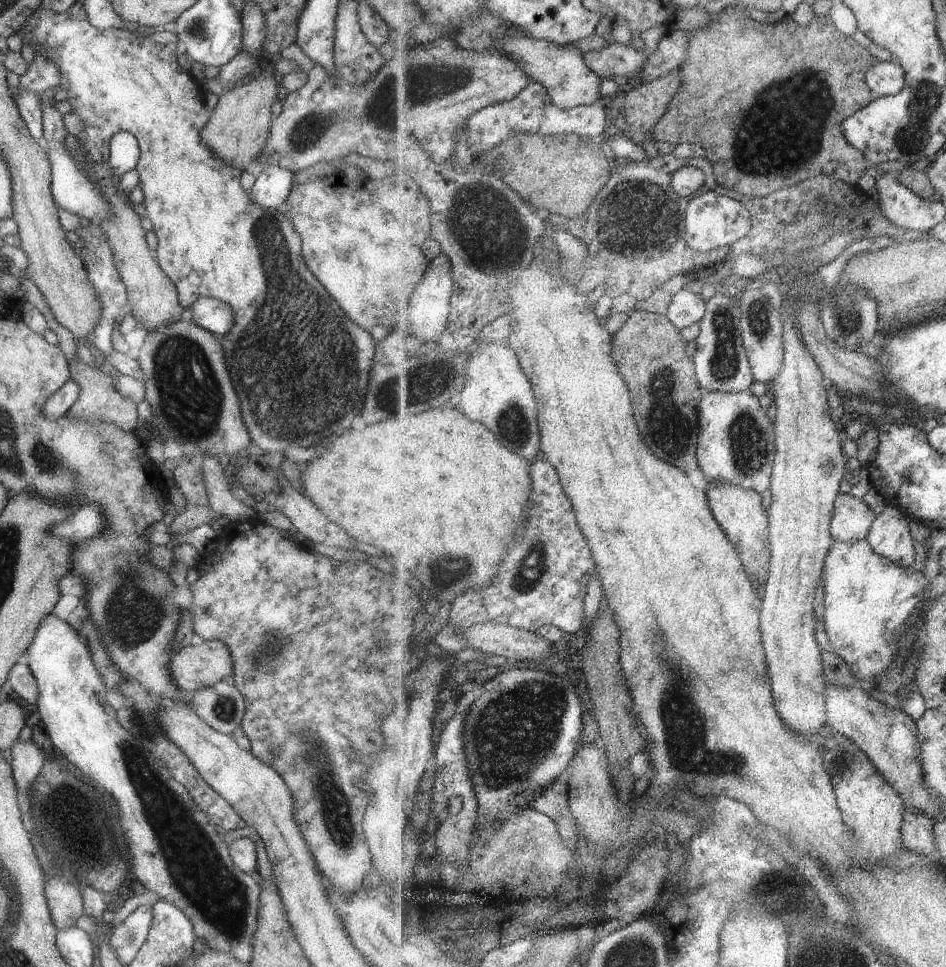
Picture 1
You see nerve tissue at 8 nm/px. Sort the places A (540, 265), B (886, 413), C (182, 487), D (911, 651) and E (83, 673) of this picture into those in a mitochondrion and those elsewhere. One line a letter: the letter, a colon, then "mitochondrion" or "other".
A: other
B: other
C: other
D: other
E: other

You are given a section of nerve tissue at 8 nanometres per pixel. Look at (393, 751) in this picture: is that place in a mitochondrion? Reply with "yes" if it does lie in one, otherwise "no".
no

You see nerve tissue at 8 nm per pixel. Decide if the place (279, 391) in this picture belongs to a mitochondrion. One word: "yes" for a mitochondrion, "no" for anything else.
yes

